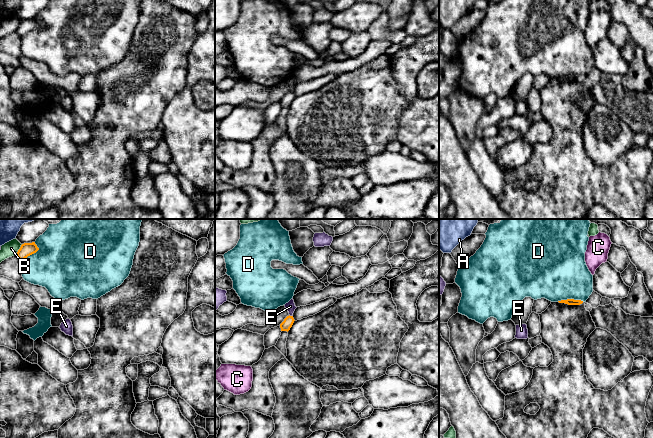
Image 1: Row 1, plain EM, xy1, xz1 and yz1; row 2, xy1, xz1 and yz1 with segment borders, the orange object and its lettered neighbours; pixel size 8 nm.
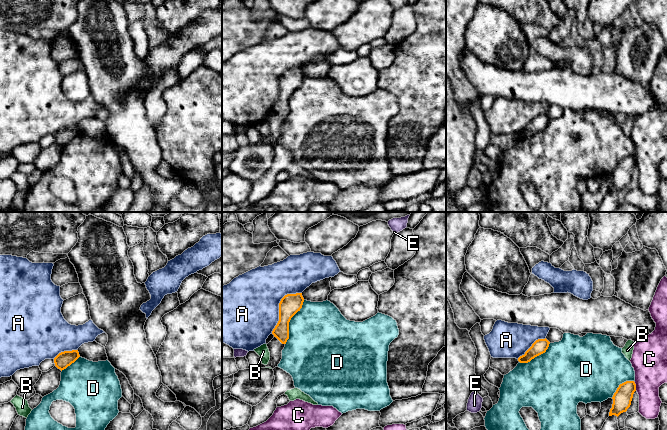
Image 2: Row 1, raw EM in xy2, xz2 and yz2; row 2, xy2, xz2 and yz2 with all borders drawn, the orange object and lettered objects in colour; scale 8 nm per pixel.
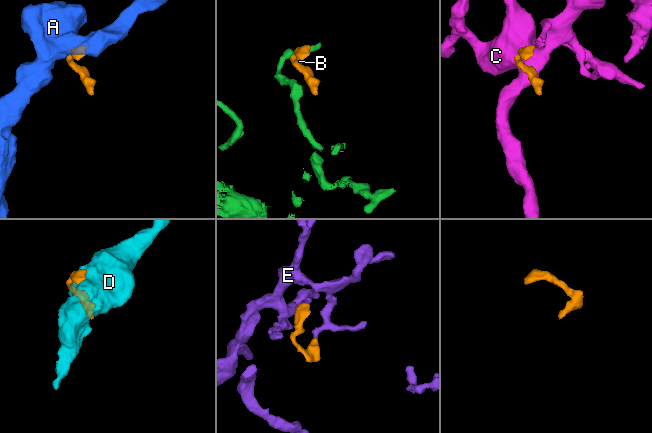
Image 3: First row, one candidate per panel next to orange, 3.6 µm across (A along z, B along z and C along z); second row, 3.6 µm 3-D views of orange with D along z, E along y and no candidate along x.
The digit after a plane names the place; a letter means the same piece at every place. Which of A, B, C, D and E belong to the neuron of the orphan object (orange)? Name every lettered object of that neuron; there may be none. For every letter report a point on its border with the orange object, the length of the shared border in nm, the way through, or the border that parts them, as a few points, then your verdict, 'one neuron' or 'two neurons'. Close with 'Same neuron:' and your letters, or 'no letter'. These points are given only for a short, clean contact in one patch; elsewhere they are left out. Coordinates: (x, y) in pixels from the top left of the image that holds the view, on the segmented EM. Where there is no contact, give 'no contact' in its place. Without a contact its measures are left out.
A: contact xz2 (279, 306); length 420 nm; border xz2 (301, 292), (286, 294), (281, 299), (279, 320), (271, 333); two neurons
B: contact xy1 (19, 249); length 110 nm; border xy1 (22, 244), (15, 254); two neurons
C: contact yz2 (635, 386); length 80 nm; two neurons
D: contact xz2 (289, 321); length 400 nm; two neurons
E: contact xz1 (291, 316); length 40 nm; way xz1 (289, 320), (291, 316), (290, 306); one neuron
Same neuron: E

